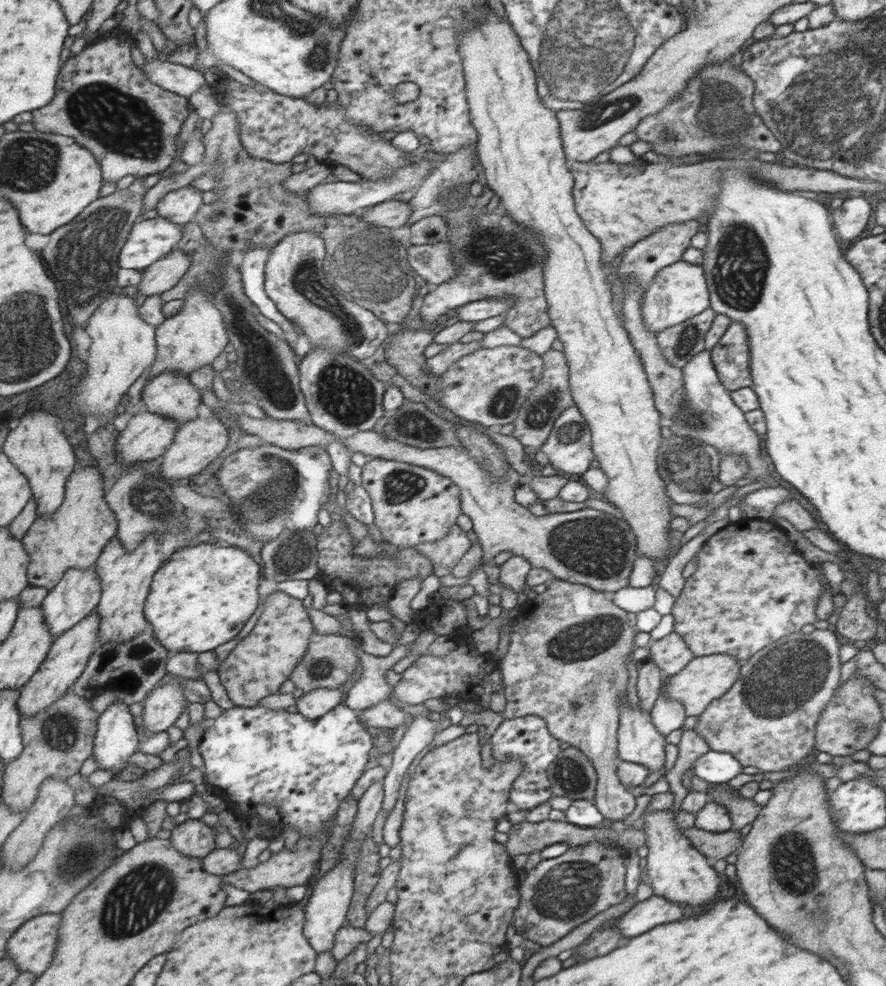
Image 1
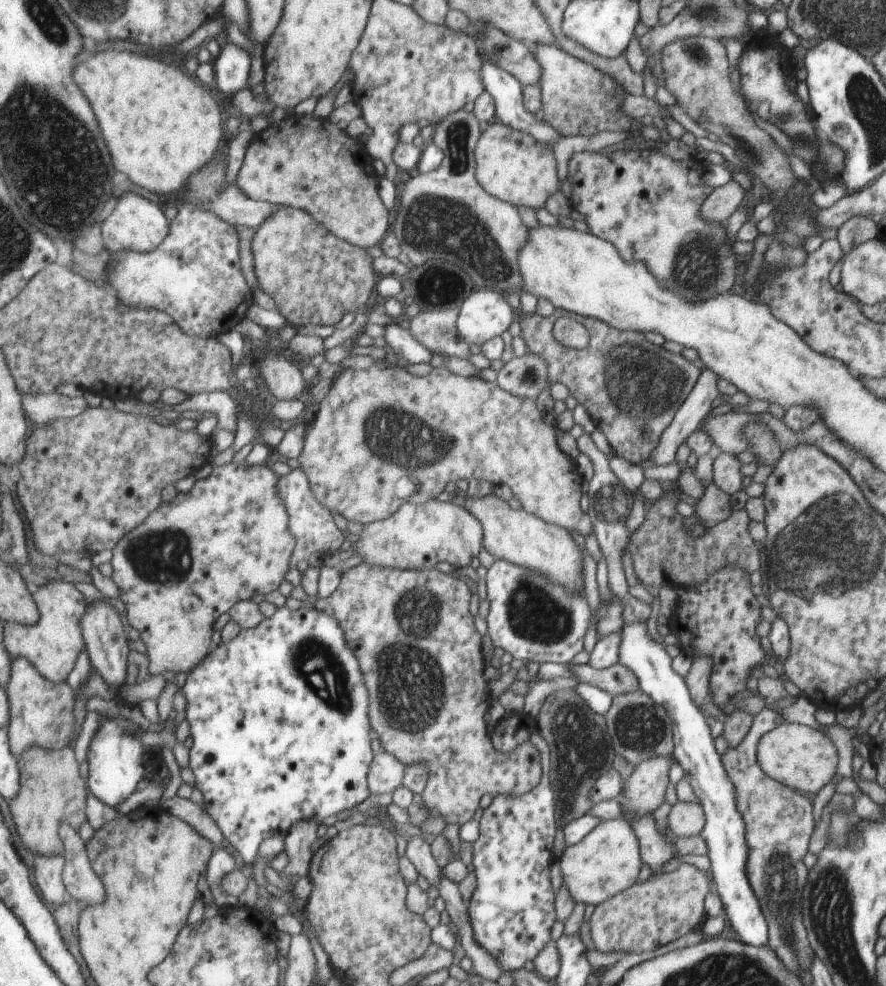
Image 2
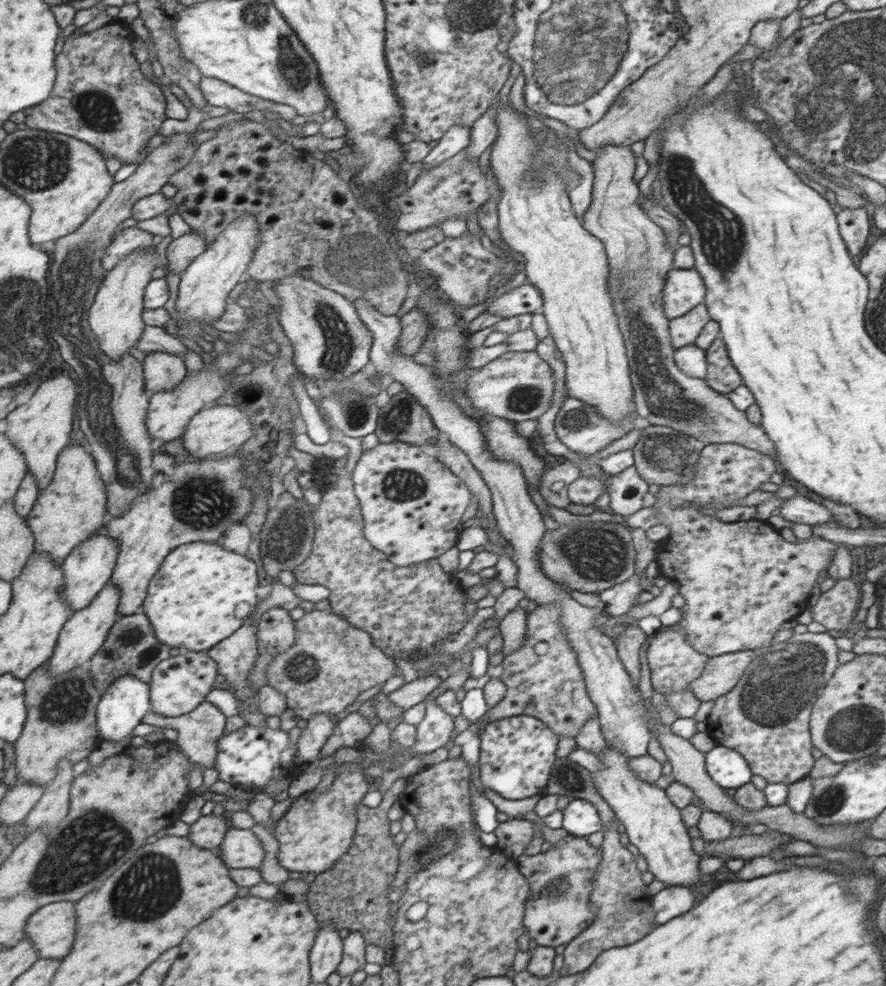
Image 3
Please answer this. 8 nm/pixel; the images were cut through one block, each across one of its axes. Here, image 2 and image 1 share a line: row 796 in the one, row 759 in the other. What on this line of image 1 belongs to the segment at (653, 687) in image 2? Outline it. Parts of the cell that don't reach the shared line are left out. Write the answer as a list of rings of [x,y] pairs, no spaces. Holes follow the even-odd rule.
[[[709,749],[691,764],[695,779],[721,784],[741,774],[741,763],[729,753]]]

